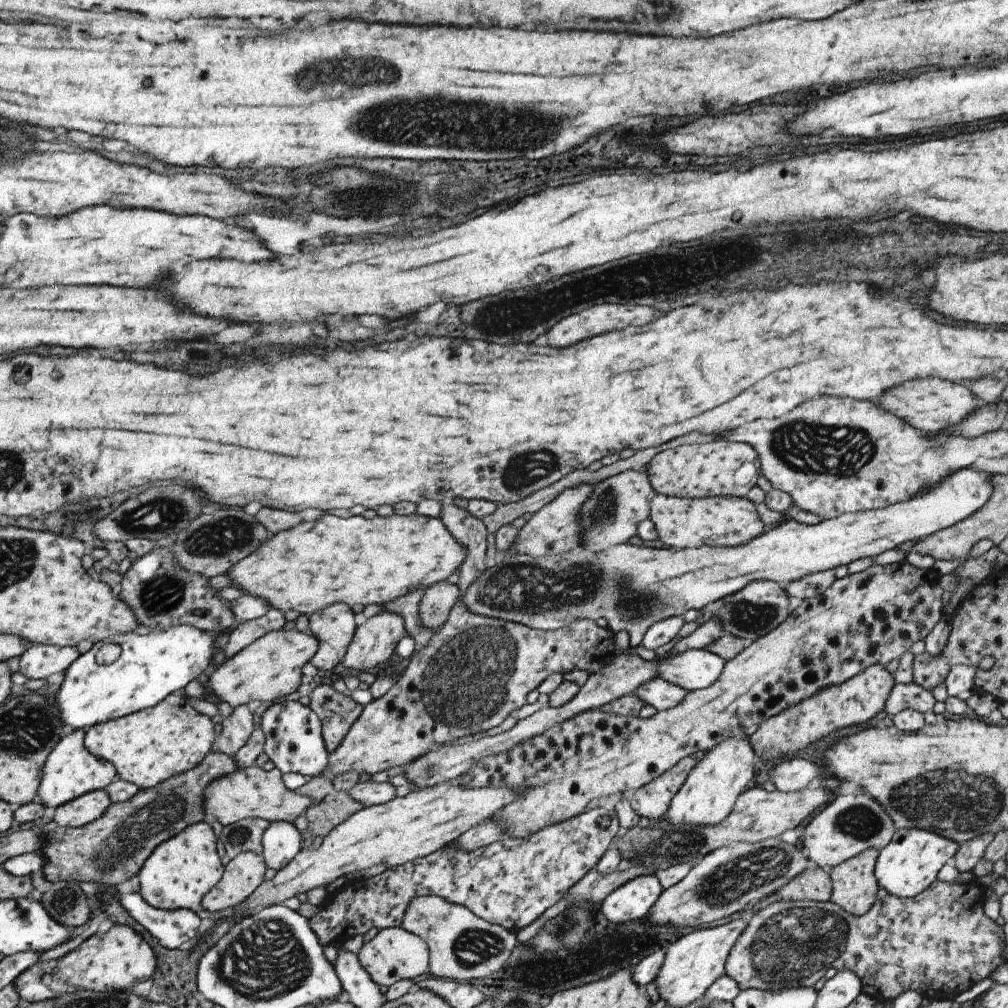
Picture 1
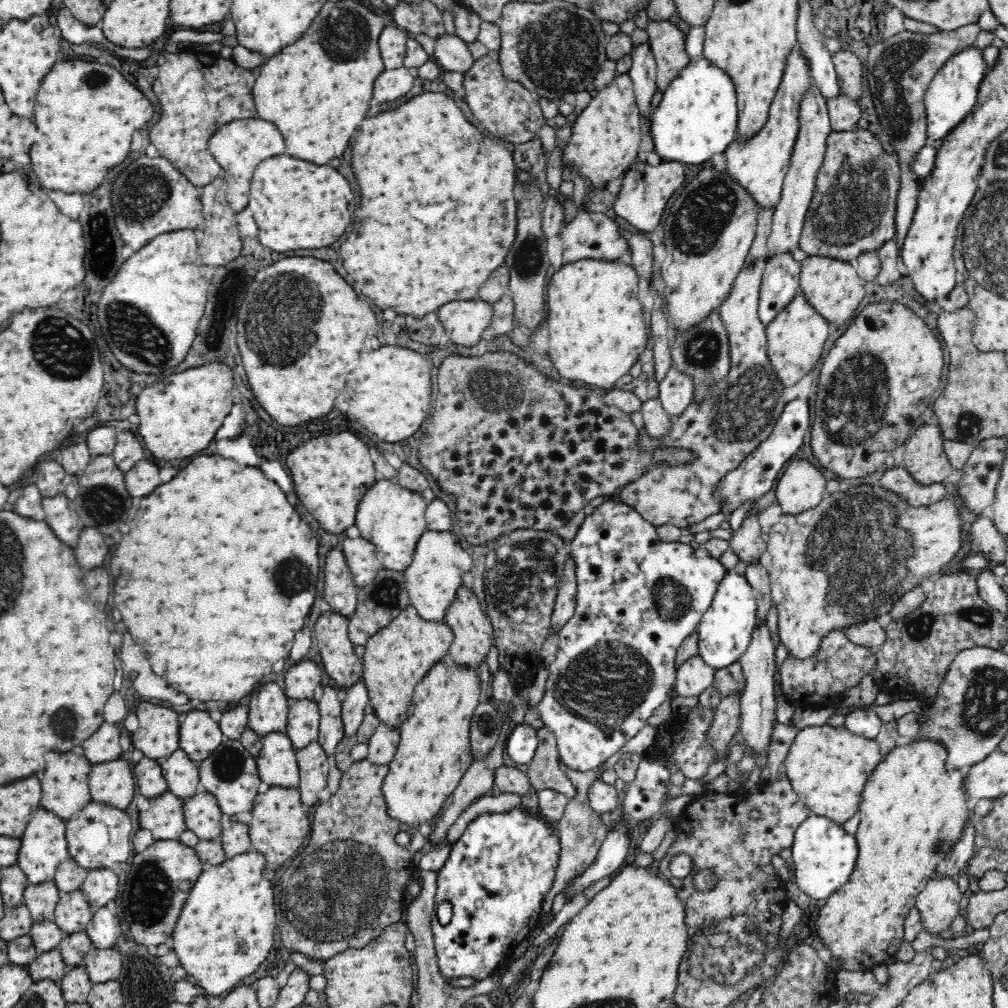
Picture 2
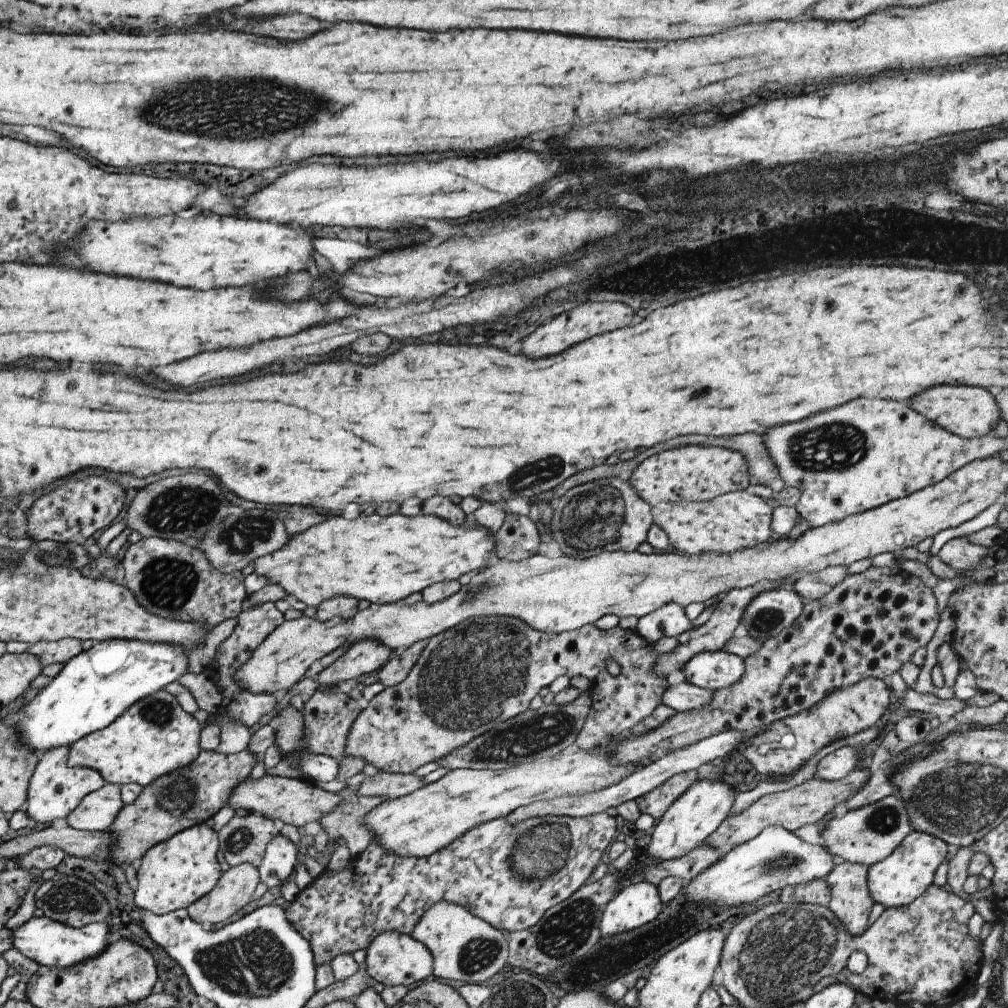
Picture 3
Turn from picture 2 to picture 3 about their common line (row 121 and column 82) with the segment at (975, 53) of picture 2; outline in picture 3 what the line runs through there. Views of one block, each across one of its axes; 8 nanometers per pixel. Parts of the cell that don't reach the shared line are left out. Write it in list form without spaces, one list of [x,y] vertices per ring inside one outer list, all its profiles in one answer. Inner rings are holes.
[[[47,915],[32,916],[28,921],[16,929],[10,930],[10,932],[16,950],[39,965],[54,968],[70,968],[74,964],[80,964],[82,960],[100,956],[106,950],[106,946],[109,944],[108,936],[110,936],[110,928],[104,921],[76,928],[52,920]]]

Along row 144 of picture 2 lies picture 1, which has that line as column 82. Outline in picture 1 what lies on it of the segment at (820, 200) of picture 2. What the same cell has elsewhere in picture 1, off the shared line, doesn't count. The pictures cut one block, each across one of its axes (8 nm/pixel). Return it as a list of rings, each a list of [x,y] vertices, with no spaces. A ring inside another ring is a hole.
[[[210,752],[201,764],[190,771],[172,776],[155,788],[139,792],[130,800],[112,803],[110,808],[94,822],[80,828],[62,828],[50,825],[43,831],[48,834],[48,844],[40,852],[44,860],[46,882],[38,888],[41,893],[56,882],[95,883],[115,886],[130,880],[162,842],[168,841],[191,826],[207,820],[204,812],[204,790],[214,780],[238,770],[232,756]]]

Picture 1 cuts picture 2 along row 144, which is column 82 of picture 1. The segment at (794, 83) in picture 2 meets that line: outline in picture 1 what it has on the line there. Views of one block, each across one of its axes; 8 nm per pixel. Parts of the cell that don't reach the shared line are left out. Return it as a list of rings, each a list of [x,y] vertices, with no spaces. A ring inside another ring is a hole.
[[[75,730],[66,738],[62,738],[54,746],[54,750],[50,752],[44,768],[42,768],[40,786],[36,792],[36,799],[40,802],[40,806],[56,809],[58,806],[78,799],[78,796],[82,796],[82,794],[105,790],[113,781],[118,779],[116,768],[110,762],[96,758],[86,750],[86,746],[84,746],[85,737],[86,730]]]

